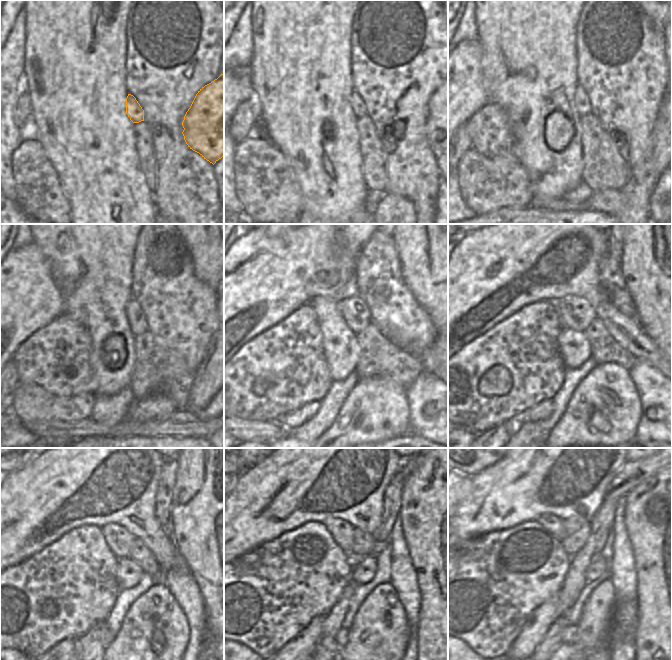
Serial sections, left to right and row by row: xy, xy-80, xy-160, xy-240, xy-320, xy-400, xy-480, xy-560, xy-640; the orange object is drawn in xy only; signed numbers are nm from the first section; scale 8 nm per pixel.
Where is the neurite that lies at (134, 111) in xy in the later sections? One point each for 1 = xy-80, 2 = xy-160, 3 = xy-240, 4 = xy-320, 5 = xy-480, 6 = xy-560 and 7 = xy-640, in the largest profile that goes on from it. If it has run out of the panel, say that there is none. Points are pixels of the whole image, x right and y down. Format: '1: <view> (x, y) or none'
1: xy-80 (358, 106)
2: xy-160 (581, 100)
3: xy-240 (136, 318)
4: xy-320 (354, 309)
5: xy-480 (119, 539)
6: xy-560 (342, 532)
7: xy-640 (556, 532)

